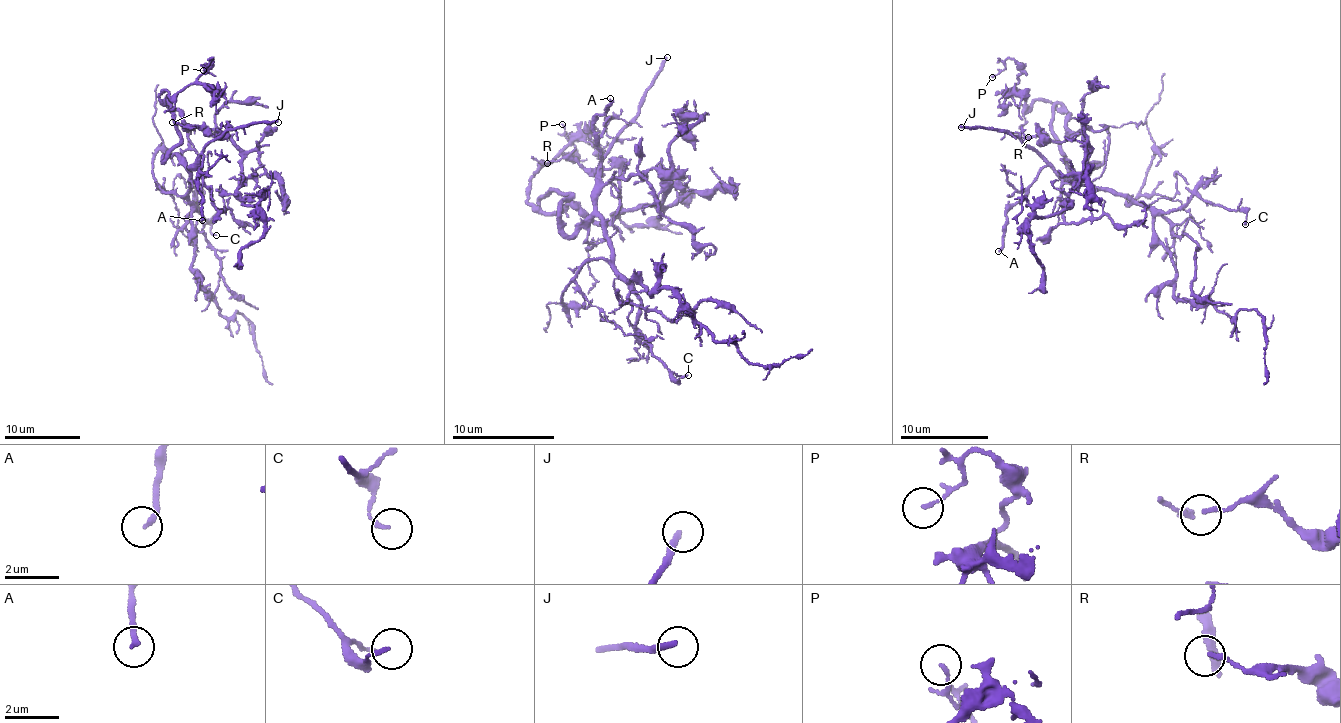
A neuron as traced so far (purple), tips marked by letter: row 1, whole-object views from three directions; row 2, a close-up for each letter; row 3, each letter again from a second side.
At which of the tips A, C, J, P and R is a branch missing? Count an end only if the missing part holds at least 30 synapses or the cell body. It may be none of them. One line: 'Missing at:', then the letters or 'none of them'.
Missing at: J

